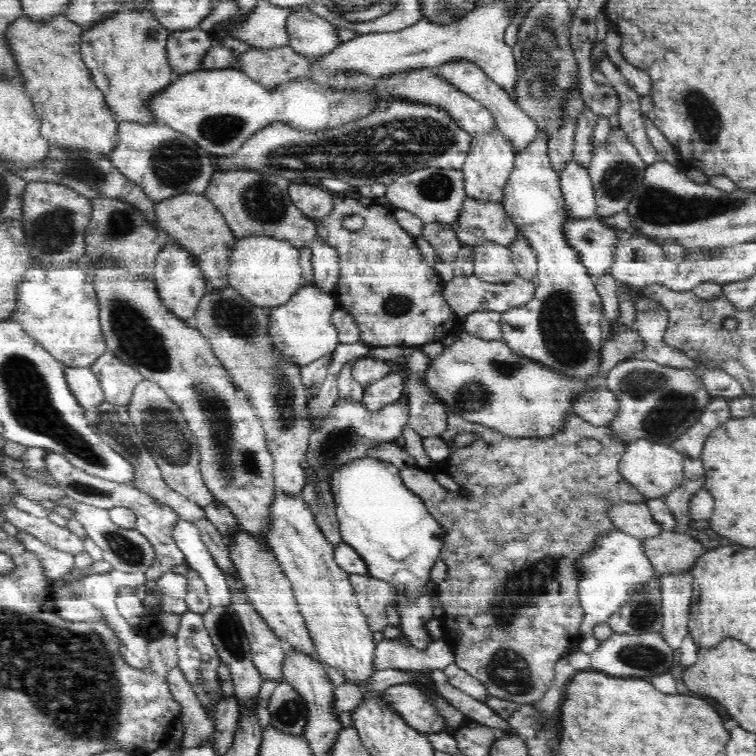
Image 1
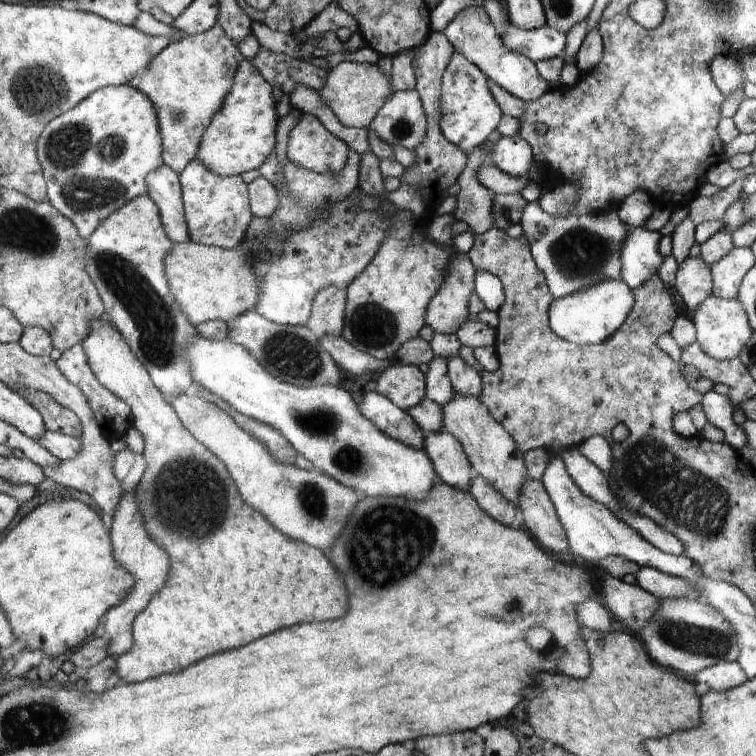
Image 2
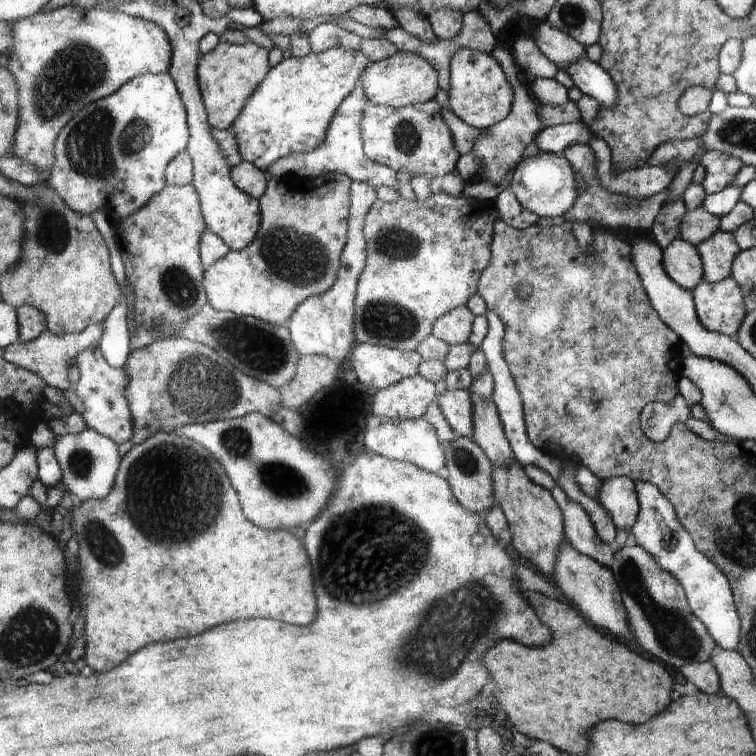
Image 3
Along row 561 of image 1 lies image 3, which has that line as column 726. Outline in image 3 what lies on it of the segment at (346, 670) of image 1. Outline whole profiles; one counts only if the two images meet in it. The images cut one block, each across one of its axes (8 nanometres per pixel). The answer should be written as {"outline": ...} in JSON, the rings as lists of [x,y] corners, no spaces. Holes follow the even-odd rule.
{"outline":[[[731,277],[710,283],[703,278],[691,291],[699,322],[712,332],[736,338],[748,313],[741,288]]]}

